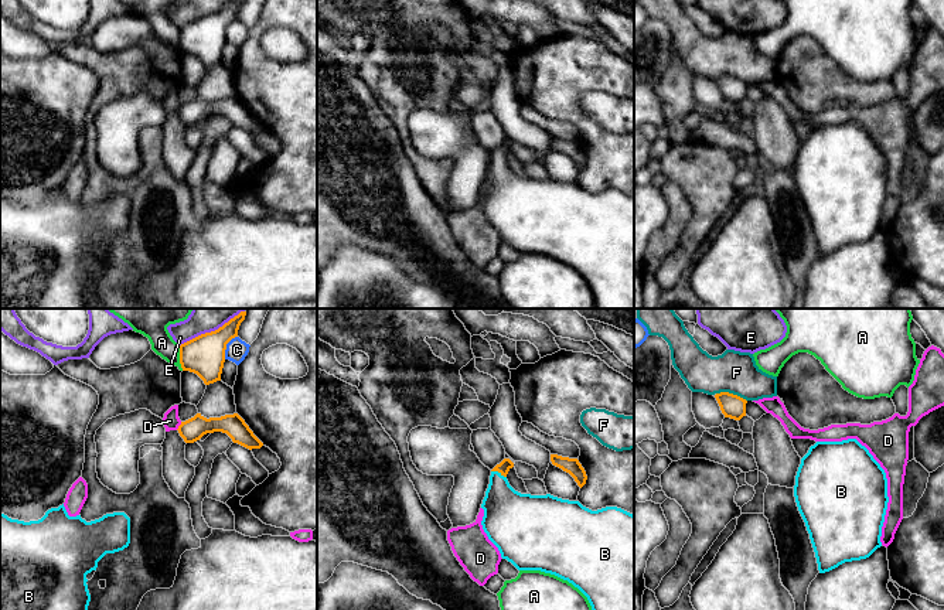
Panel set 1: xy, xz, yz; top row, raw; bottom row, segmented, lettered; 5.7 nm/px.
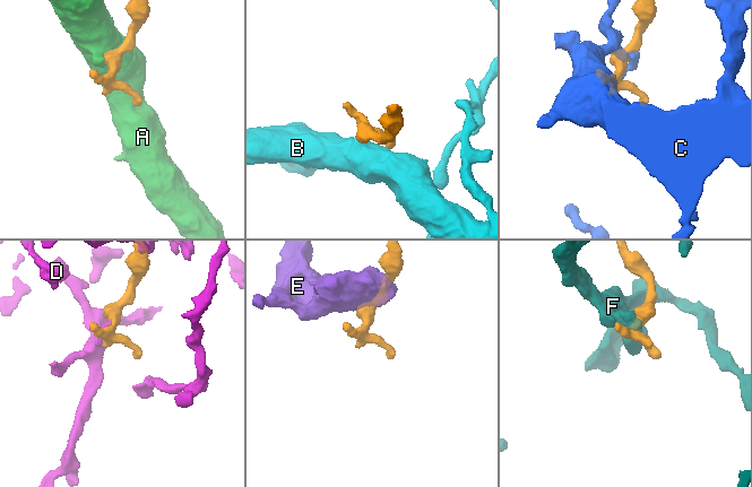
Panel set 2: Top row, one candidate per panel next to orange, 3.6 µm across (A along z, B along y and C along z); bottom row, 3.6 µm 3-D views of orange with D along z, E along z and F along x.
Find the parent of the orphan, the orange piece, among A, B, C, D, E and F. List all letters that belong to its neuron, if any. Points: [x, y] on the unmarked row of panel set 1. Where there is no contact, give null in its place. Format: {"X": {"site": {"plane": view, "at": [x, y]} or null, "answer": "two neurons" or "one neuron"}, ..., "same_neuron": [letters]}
{"A": {"site": {"plane": "xy", "at": [180, 41]}, "answer": "two neurons"}, "B": {"site": {"plane": "xz", "at": [498, 154]}, "answer": "one neuron"}, "C": {"site": {"plane": "xy", "at": [225, 30]}, "answer": "two neurons"}, "D": {"site": {"plane": "xy", "at": [179, 109]}, "answer": "two neurons"}, "E": {"site": {"plane": "xy", "at": [207, 16]}, "answer": "two neurons"}, "F": {"site": {"plane": "yz", "at": [732, 77]}, "answer": "two neurons"}, "same_neuron": ["B"]}

